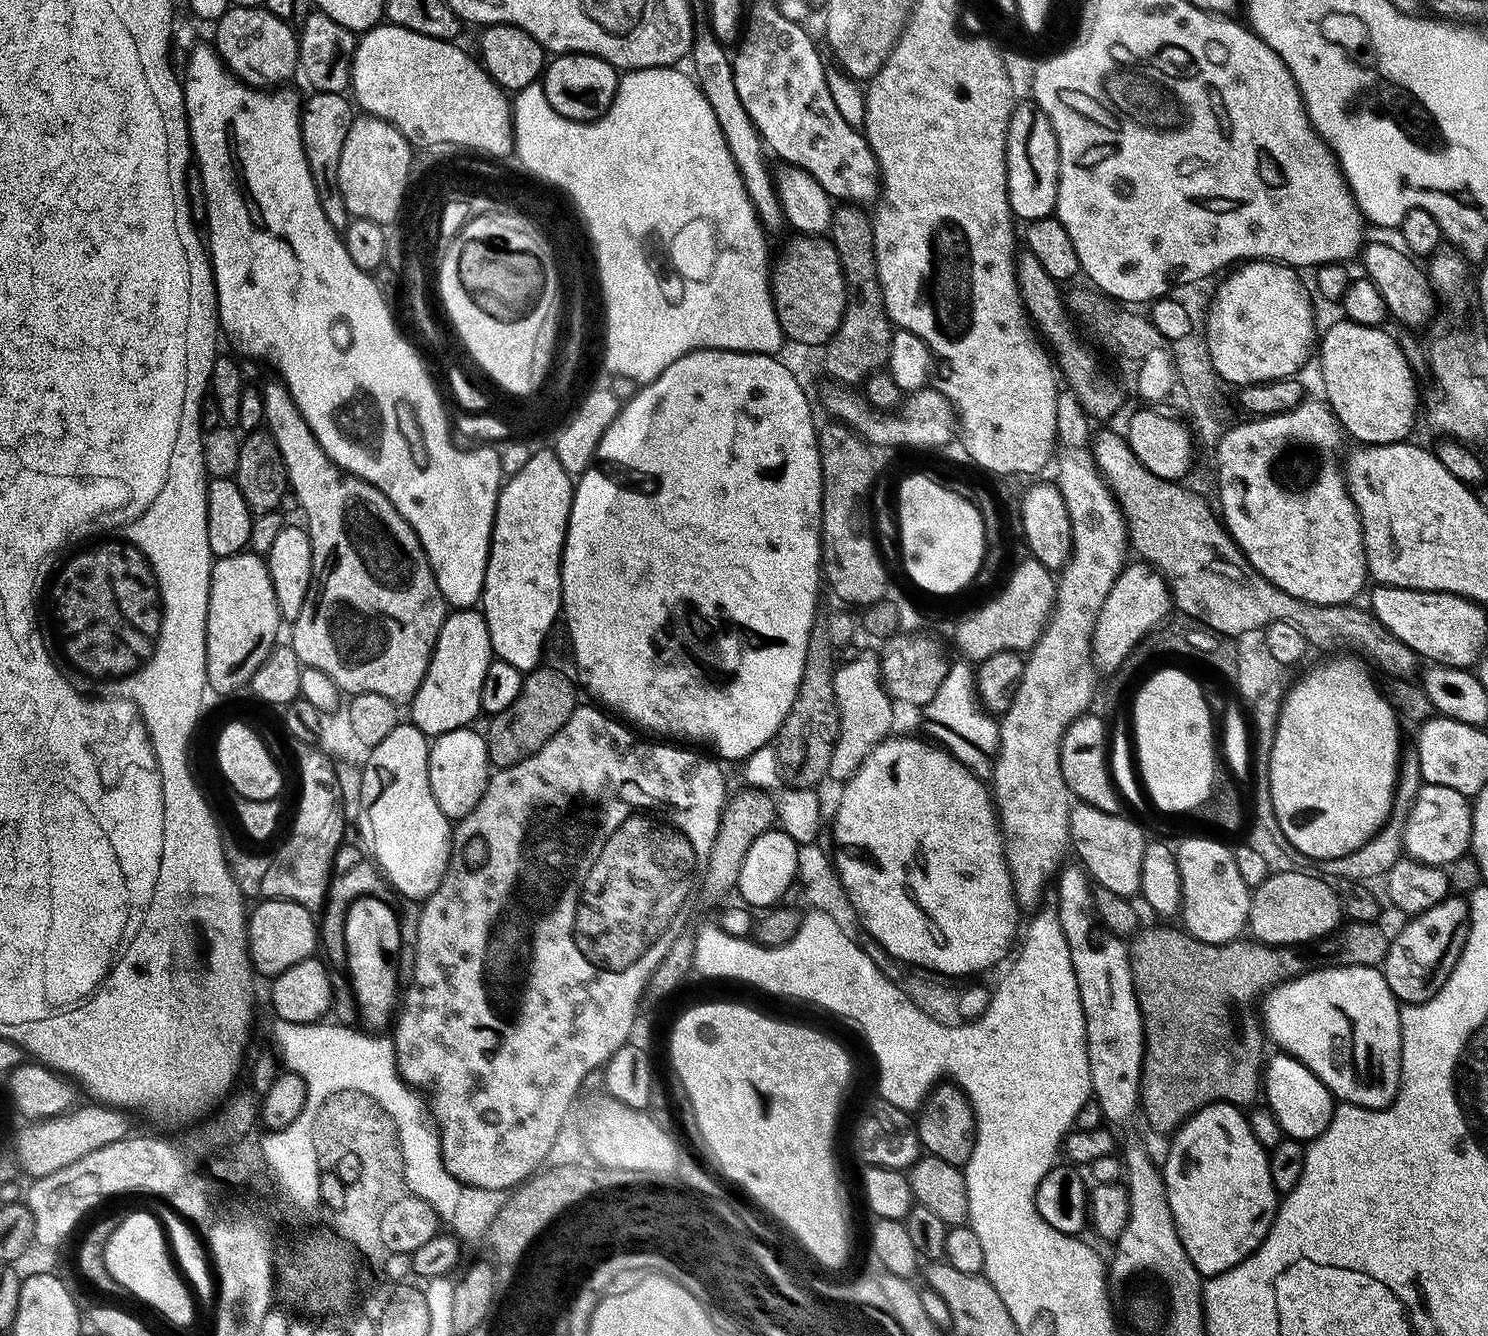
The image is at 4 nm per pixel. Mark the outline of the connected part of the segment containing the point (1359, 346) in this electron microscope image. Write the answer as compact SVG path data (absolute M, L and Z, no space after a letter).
M1345 318L1323 332L1318 340L1318 357L1322 362L1323 381L1326 382L1326 402L1340 419L1345 433L1364 446L1405 443L1416 424L1416 376L1399 342L1384 331L1388 330L1362 326Z

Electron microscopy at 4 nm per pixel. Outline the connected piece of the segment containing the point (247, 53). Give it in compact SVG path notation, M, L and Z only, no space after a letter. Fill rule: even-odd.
M230 6L222 14L222 18L215 21L214 28L216 28L216 40L214 39L216 53L220 55L221 62L231 70L237 80L242 80L253 88L272 90L277 86L287 85L284 83L292 75L294 77L297 75L300 63L300 41L297 29L289 21L274 18L274 14L270 14L262 6L256 8Z

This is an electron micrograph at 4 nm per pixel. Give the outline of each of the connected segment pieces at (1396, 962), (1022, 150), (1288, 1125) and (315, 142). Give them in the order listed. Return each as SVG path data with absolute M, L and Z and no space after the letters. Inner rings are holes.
M1450 894L1438 906L1411 917L1397 936L1391 937L1382 971L1390 990L1401 1005L1425 1004L1450 978L1468 937L1468 901Z
M1019 101L1007 128L1007 198L1013 215L1024 222L1051 215L1055 211L1059 180L1057 136L1049 119L1033 101Z
M1276 1054L1267 1061L1262 1072L1262 1092L1267 1107L1275 1114L1285 1137L1311 1142L1322 1135L1332 1121L1334 1097L1332 1091L1300 1060L1287 1054Z
M313 91L311 95L309 100L303 101L300 113L300 133L306 154L306 166L310 166L310 174L316 183L318 202L322 202L322 214L326 214L330 226L343 230L350 217L338 187L338 162L342 162L342 146L346 142L346 134L350 134L354 104L342 92Z

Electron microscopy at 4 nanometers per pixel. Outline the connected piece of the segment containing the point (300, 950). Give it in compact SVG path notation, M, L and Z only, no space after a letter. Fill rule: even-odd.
M261 899L256 909L247 913L248 917L248 956L252 967L267 978L280 976L290 966L315 957L316 920L313 909L298 906L289 900Z

